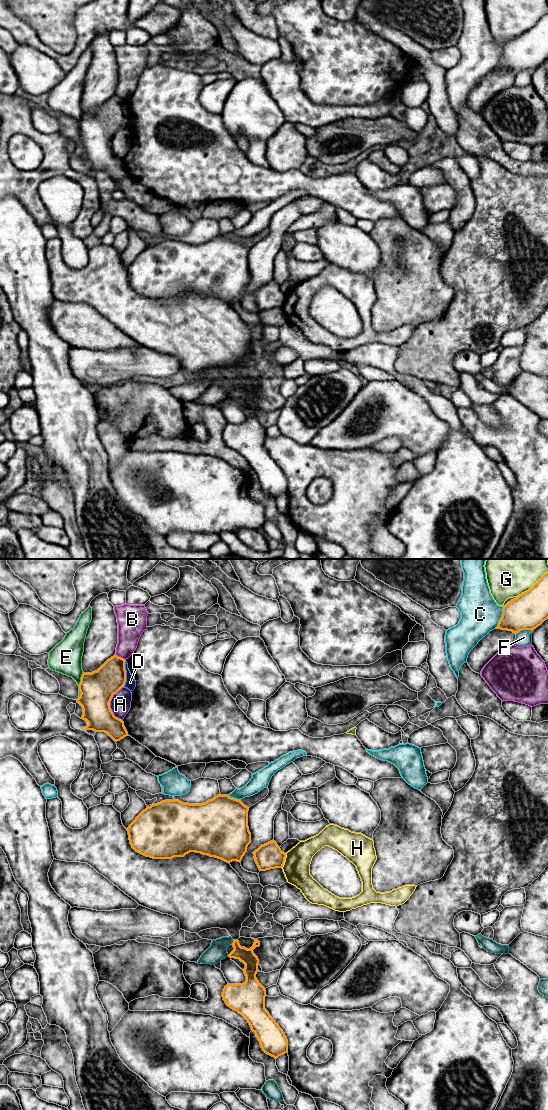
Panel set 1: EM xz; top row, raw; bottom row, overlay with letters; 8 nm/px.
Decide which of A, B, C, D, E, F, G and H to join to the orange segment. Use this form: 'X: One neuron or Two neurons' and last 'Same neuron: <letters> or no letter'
A: Two neurons
B: Two neurons
C: Two neurons
D: Two neurons
E: Two neurons
F: Two neurons
G: Two neurons
H: Two neurons
Same neuron: no letter

